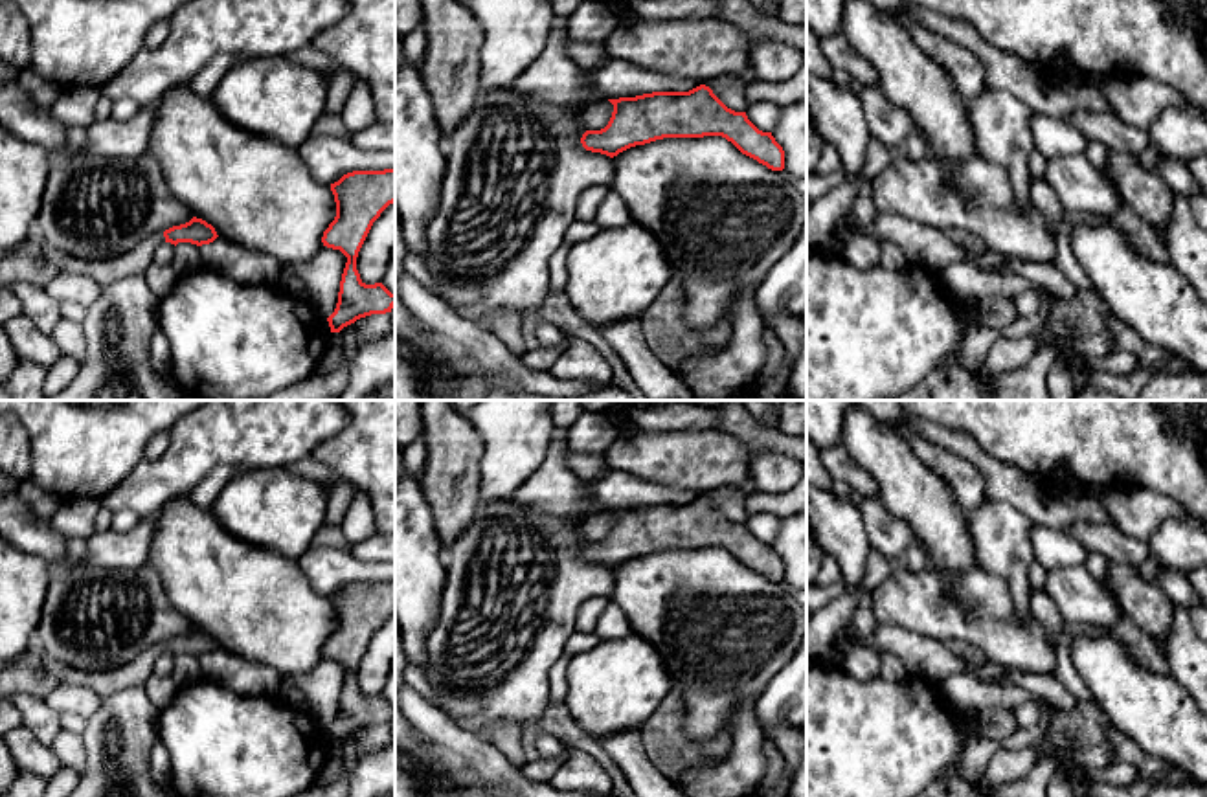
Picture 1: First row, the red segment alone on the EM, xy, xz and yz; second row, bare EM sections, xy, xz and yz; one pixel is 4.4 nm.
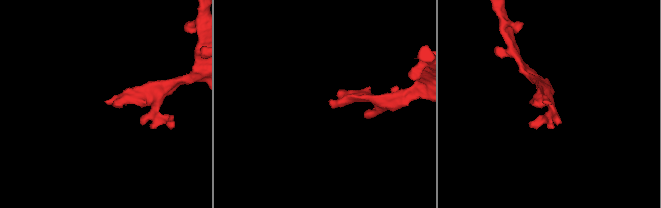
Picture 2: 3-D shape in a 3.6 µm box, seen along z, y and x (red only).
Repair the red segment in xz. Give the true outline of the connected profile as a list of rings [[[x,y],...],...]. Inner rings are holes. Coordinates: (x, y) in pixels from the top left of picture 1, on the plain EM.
[[[705,496],[689,503],[652,503],[608,512],[614,516],[608,536],[586,542],[581,549],[586,562],[614,569],[663,549],[722,547],[768,580],[784,580],[784,562],[772,544],[759,542],[746,523],[728,520]]]

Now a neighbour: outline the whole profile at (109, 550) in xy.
[[[156,514],[140,516],[138,523],[127,531],[101,531],[88,540],[88,555],[81,562],[68,560],[66,566],[88,564],[103,569],[136,569],[149,564],[151,544],[156,531]]]

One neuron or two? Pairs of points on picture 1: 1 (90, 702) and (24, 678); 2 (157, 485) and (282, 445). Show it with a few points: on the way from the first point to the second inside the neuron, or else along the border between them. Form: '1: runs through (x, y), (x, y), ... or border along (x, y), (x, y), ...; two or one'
1: border along (61, 684), (45, 698), (59, 715); two
2: runs through (188, 460), (204, 443), (250, 443); one

